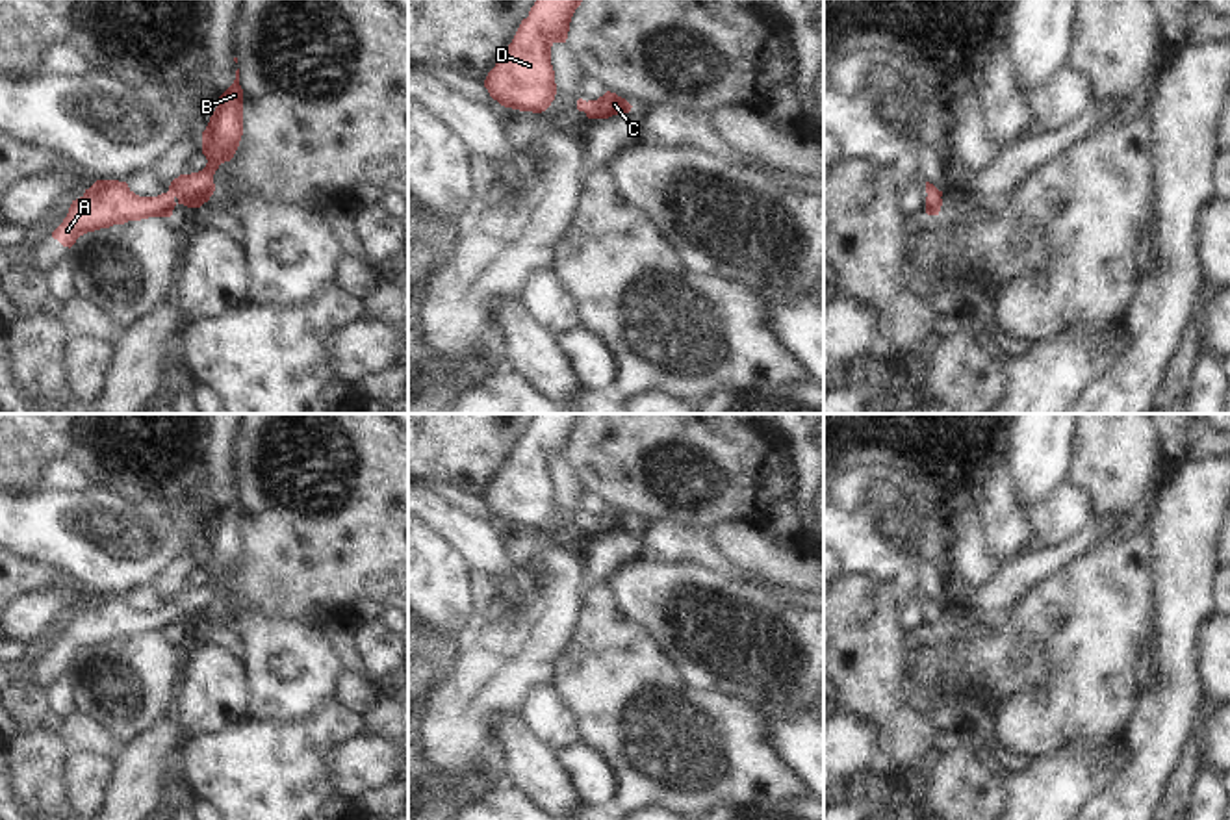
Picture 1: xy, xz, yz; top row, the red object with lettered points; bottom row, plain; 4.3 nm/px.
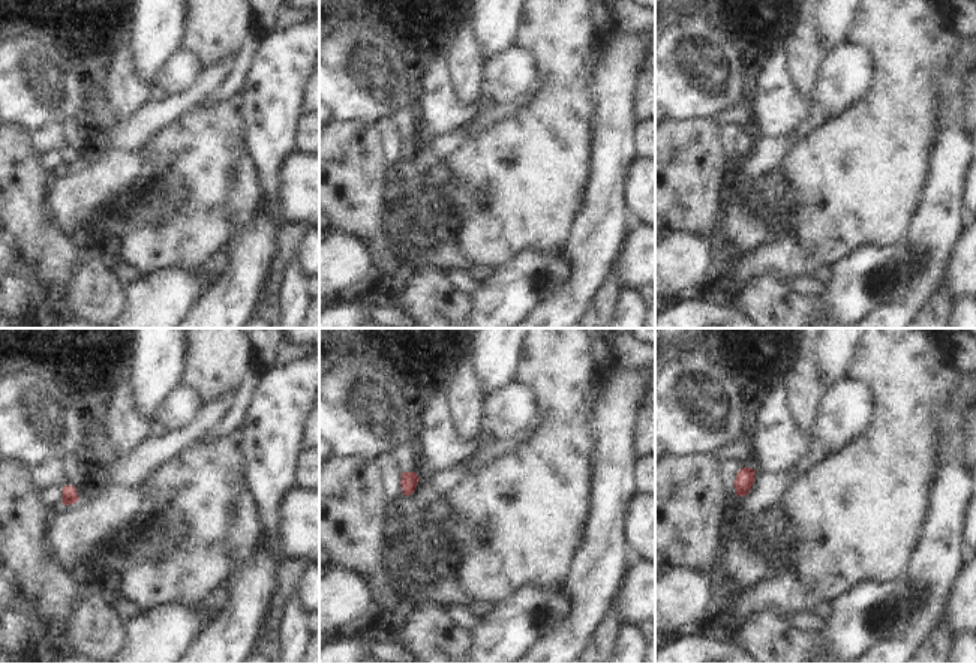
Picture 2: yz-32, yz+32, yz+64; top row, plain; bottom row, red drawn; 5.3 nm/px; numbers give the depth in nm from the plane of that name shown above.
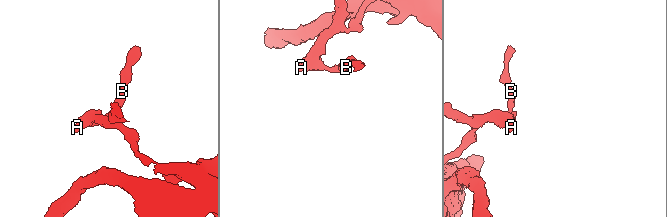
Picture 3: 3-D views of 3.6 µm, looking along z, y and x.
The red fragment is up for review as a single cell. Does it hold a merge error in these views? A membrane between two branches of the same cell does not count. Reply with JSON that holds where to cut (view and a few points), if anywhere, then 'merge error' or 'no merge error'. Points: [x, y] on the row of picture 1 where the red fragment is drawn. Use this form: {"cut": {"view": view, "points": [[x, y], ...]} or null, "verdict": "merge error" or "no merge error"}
{"cut": null, "verdict": "no merge error"}

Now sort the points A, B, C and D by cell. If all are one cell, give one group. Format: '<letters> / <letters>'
A B C D

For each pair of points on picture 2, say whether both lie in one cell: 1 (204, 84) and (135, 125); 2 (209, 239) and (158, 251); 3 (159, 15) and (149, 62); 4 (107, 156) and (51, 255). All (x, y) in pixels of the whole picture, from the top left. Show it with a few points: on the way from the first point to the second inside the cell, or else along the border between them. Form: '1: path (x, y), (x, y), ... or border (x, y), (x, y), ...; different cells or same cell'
1: path (188, 101), (152, 119); same cell
2: path (197, 239), (182, 248), (170, 249); same cell
3: path (159, 27), (149, 50); same cell
4: border (44, 203), (44, 222), (59, 230), (72, 245); different cells

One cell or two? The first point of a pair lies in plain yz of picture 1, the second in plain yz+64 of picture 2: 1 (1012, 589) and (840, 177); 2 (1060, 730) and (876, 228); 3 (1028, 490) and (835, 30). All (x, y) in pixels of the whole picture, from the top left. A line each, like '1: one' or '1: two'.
1: two
2: one
3: one

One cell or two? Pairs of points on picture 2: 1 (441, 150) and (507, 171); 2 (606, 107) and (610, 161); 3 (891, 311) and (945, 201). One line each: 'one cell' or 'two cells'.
1: two cells
2: one cell
3: one cell

